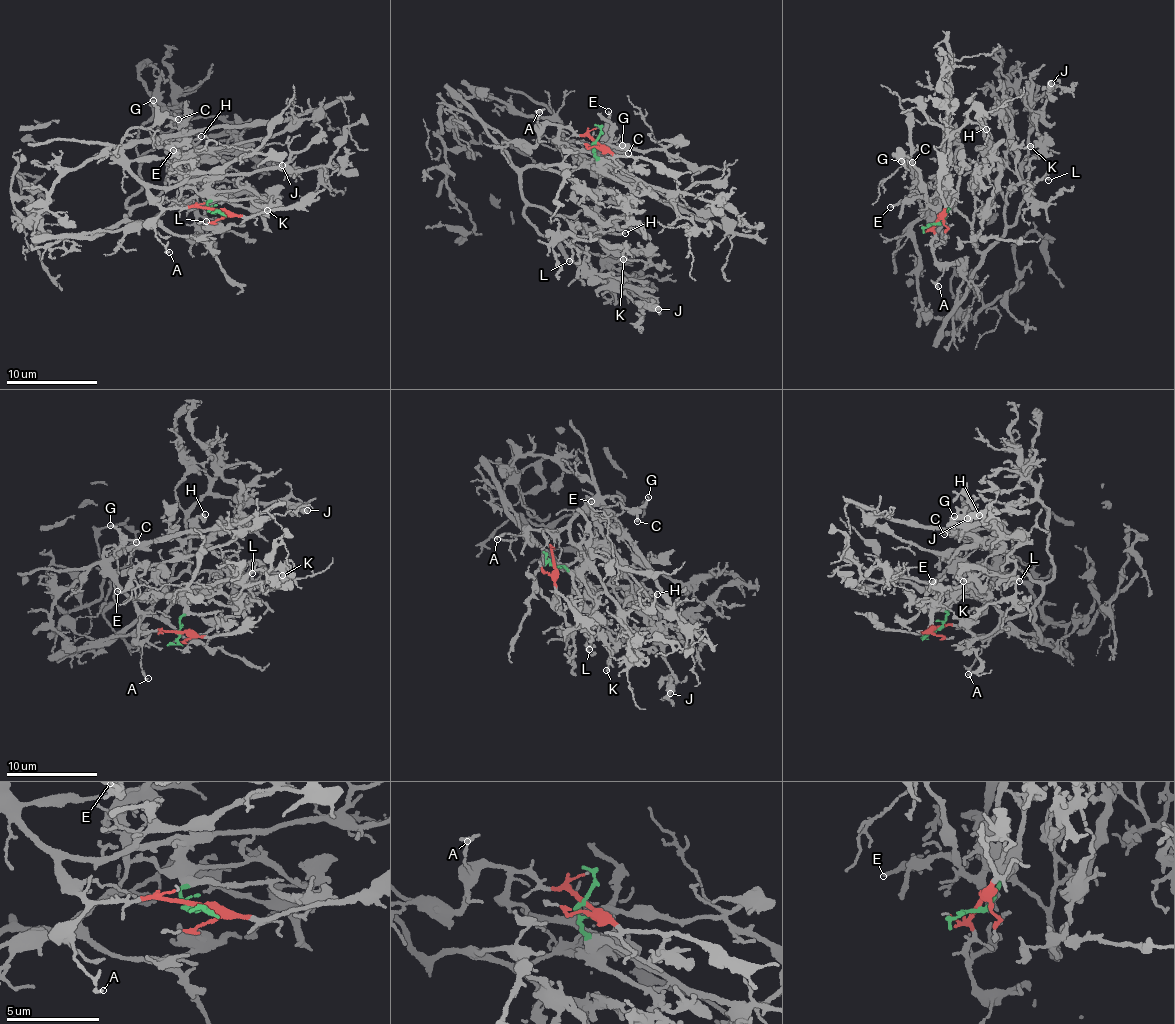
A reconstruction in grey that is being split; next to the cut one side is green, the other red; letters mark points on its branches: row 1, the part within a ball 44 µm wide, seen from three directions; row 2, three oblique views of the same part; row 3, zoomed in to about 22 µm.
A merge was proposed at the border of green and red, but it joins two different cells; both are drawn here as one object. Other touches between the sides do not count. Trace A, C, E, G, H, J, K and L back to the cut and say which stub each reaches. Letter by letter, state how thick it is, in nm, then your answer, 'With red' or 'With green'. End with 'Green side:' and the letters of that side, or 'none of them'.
A: Thickness 130 nm. With red
C: Thickness 200 nm. With red
E: Thickness 170 nm. With green
G: Thickness 200 nm. With red
H: Thickness 180 nm. With green
J: Thickness 480 nm. With green
K: Thickness 170 nm. With green
L: Thickness 220 nm. With green
Green side: E, H, J, K, L

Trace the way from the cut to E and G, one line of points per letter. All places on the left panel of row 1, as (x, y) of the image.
E: (215, 211), (201, 194), (183, 183), (175, 160), (176, 148), (173, 145), (170, 149), (174, 150)
G: (215, 209), (165, 209), (129, 171), (123, 140), (153, 124), (153, 100)

